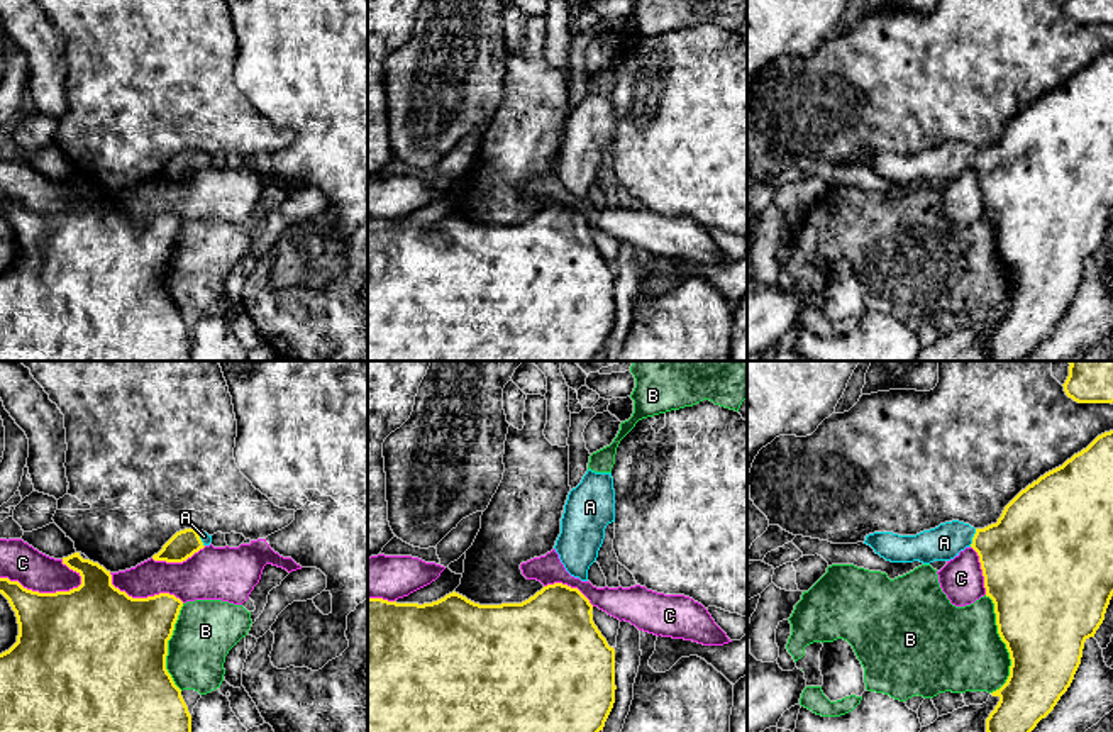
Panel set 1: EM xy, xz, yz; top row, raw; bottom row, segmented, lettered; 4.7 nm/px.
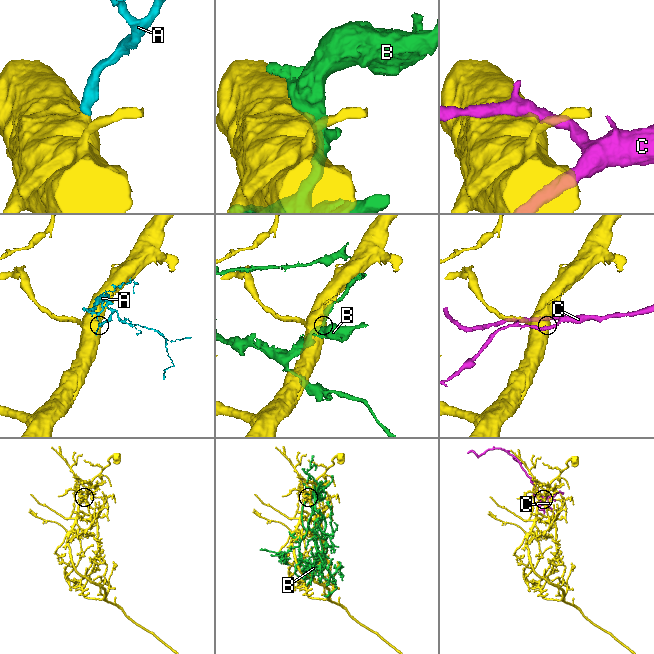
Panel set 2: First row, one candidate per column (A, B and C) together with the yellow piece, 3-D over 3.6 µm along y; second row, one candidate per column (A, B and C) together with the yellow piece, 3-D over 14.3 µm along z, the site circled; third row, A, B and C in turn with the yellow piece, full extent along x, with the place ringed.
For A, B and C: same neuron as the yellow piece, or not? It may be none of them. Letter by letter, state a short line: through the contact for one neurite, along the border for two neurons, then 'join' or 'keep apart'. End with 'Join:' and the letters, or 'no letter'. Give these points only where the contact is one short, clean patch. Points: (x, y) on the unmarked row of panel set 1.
A: line yz (1022, 177), (973, 158), (951, 158), (944, 163); join
B: keep apart
C: keep apart
Join: A

